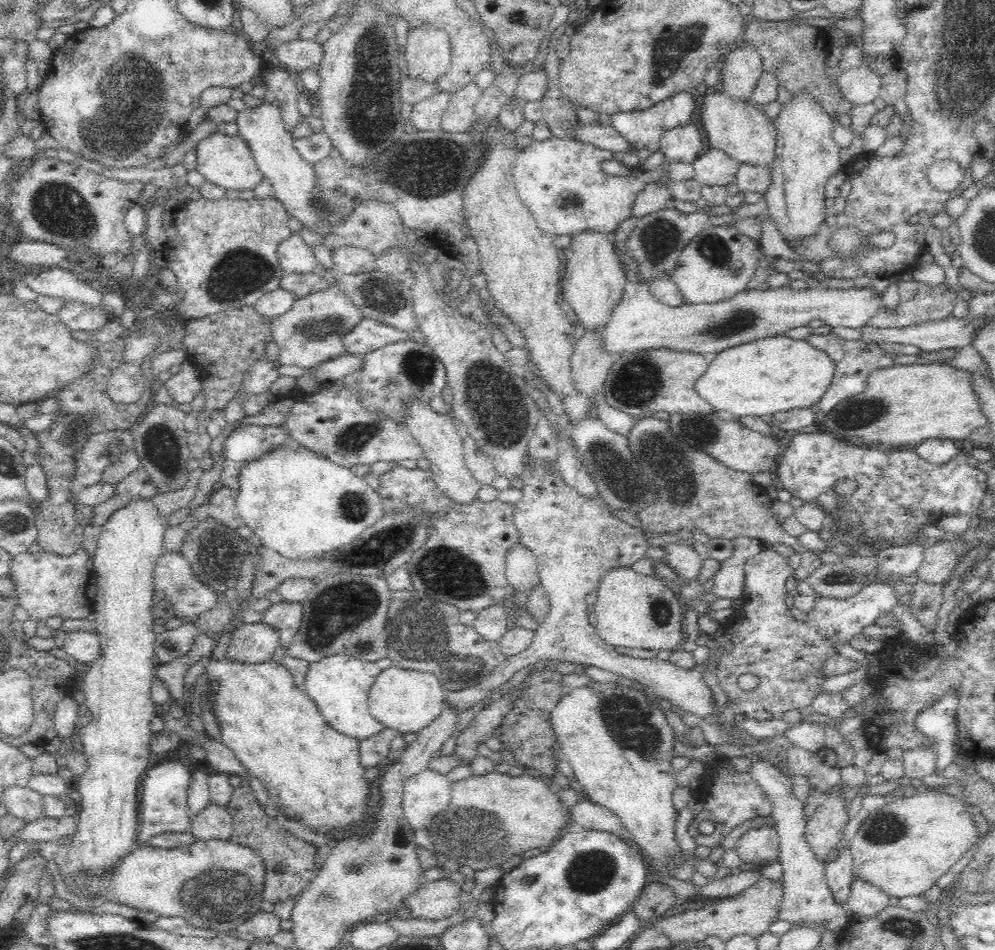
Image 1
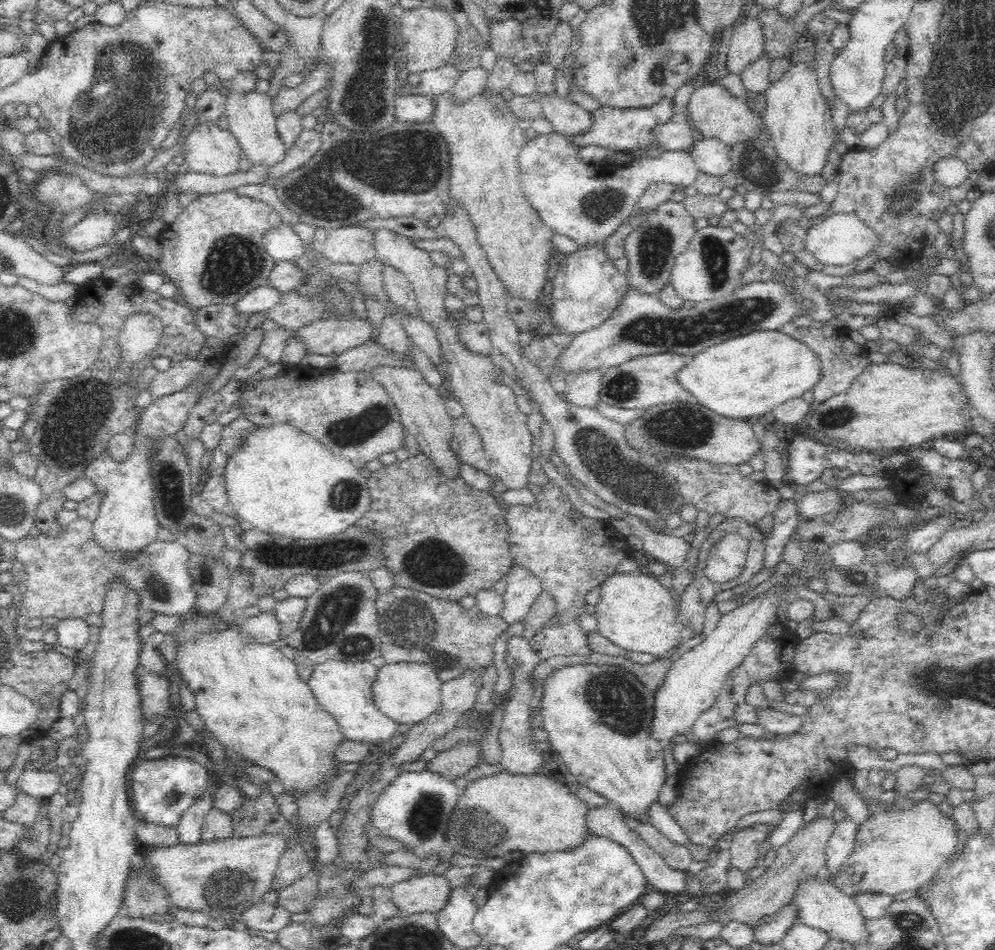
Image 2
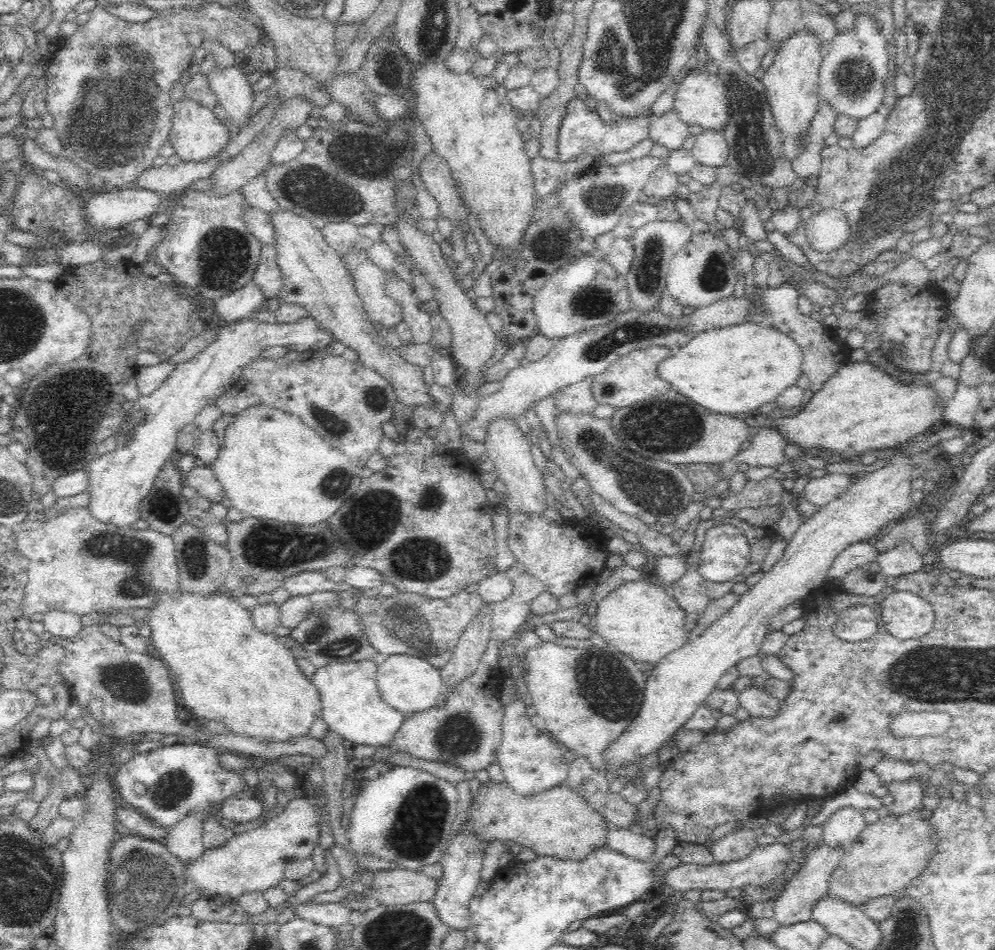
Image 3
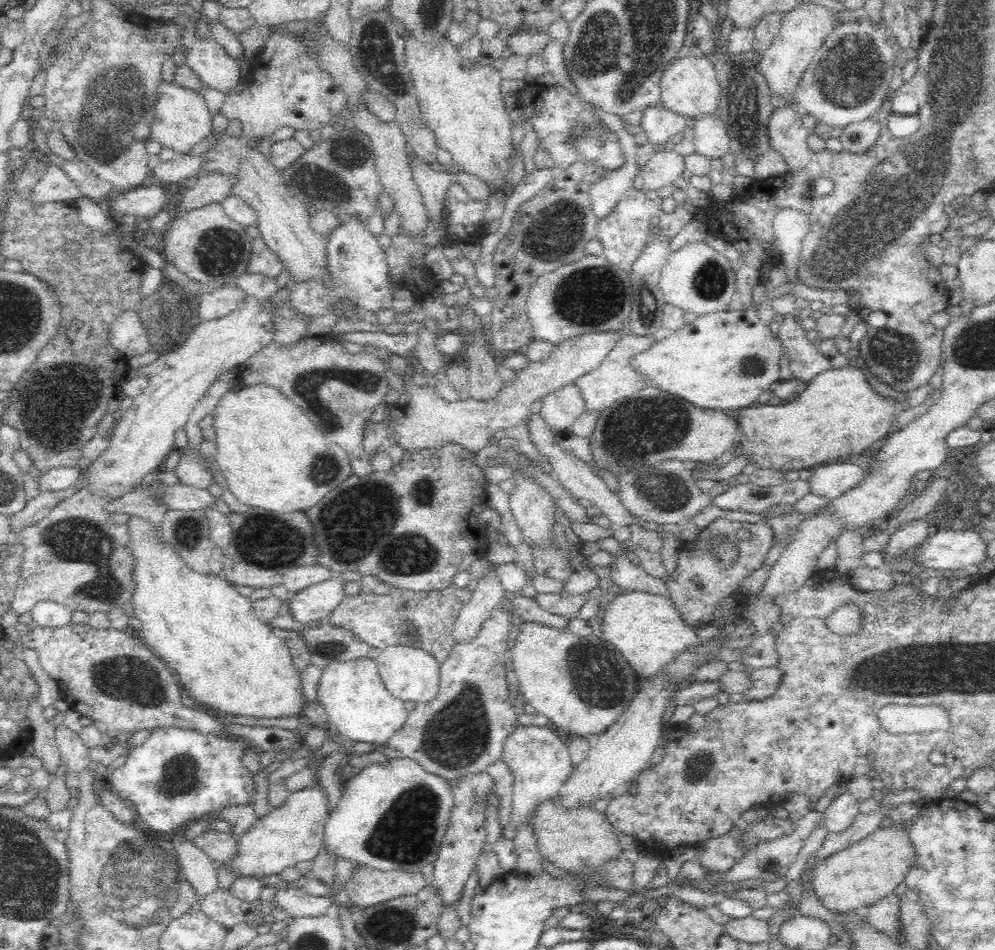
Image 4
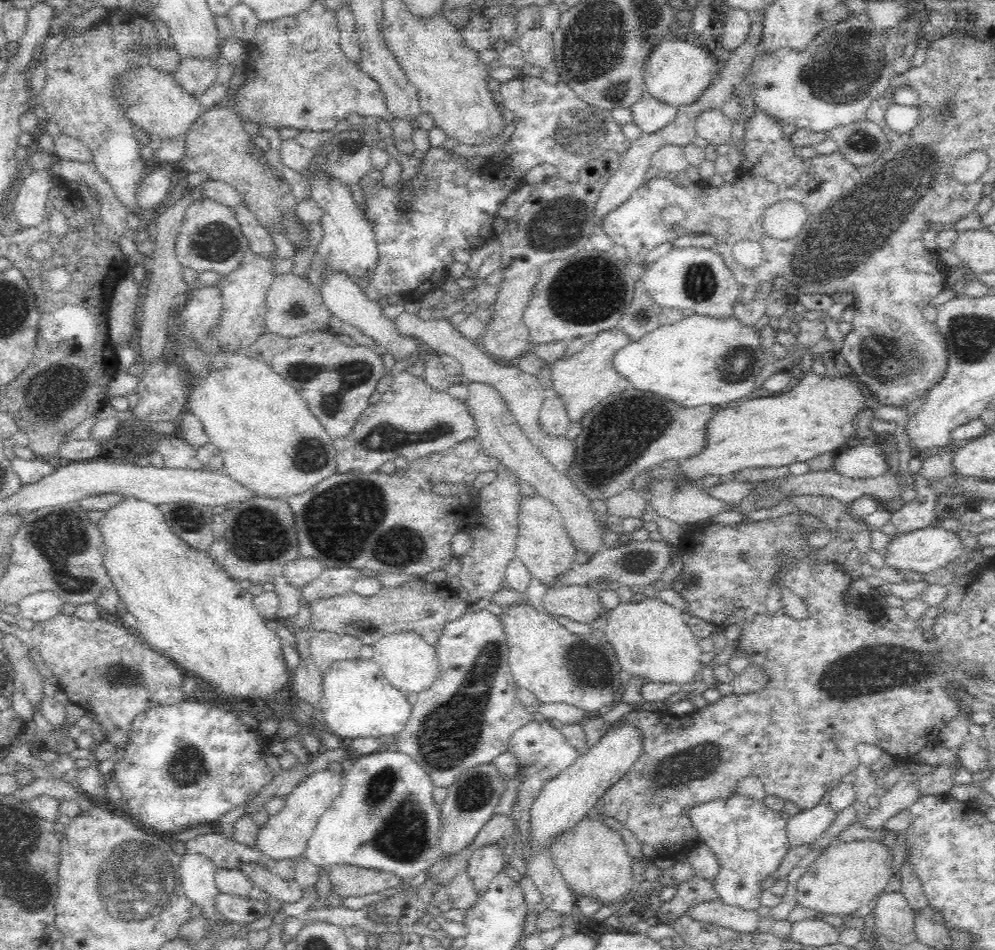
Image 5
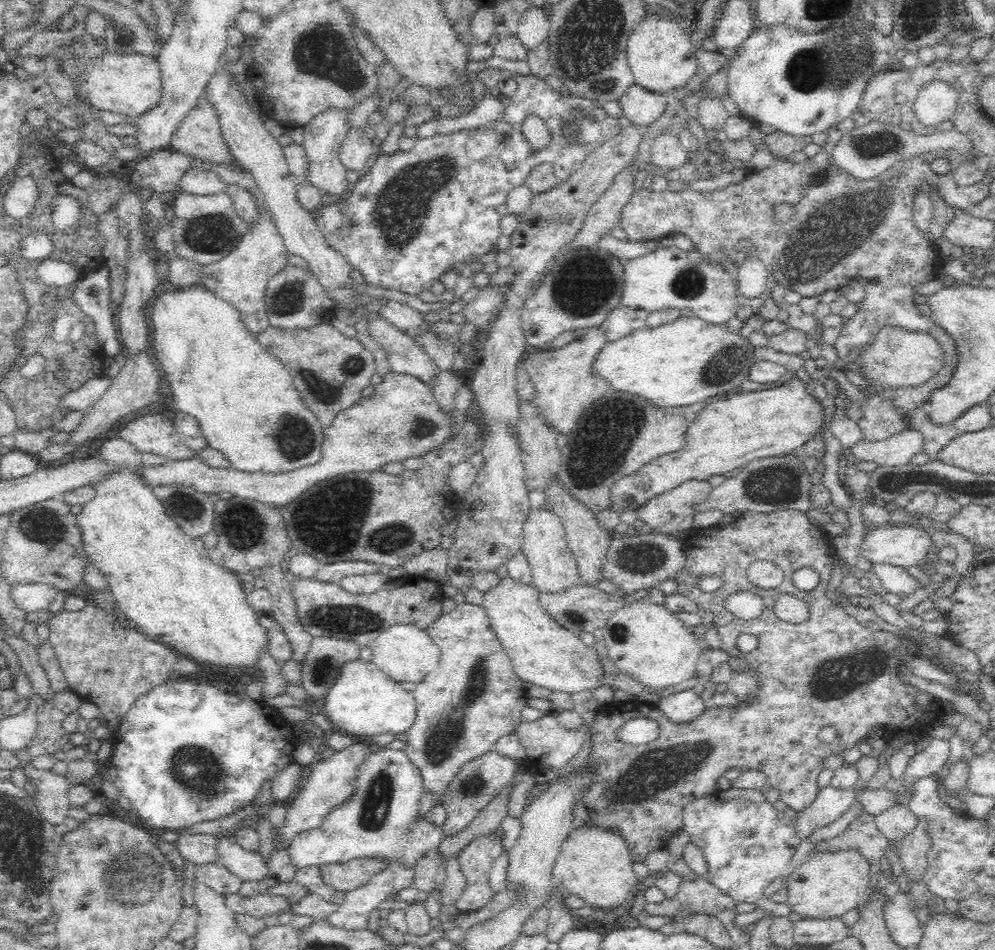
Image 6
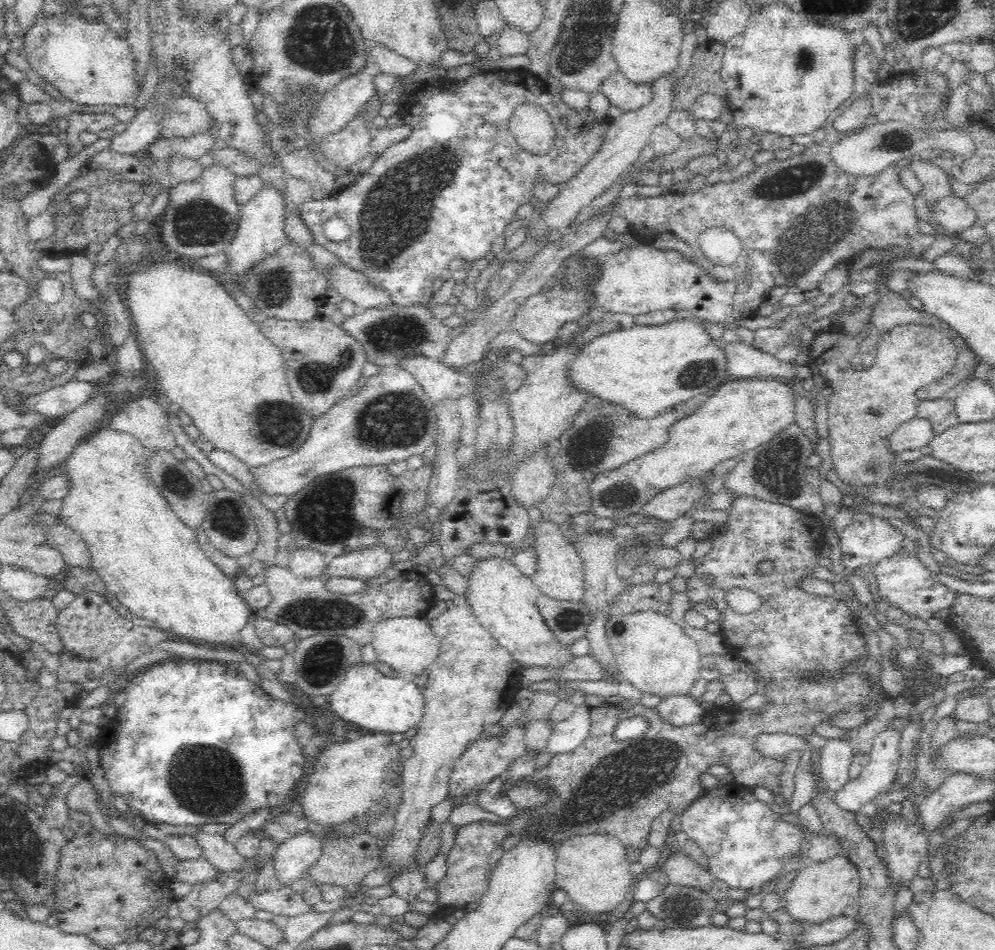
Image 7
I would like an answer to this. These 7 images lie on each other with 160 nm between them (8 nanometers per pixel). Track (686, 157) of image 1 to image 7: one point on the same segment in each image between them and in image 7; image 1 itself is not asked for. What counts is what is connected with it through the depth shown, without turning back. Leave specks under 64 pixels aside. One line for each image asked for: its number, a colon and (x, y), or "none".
2: (676, 133)
3: (669, 130)
4: (660, 125)
5: (650, 114)
6: (643, 107)
7: (628, 96)

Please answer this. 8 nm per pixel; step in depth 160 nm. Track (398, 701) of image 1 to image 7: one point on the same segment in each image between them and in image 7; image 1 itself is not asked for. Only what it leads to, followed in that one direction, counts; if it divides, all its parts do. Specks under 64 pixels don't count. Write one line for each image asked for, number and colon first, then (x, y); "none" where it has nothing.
2: (408, 692)
3: (409, 684)
4: (411, 674)
5: (408, 662)
6: (403, 652)
7: (407, 644)

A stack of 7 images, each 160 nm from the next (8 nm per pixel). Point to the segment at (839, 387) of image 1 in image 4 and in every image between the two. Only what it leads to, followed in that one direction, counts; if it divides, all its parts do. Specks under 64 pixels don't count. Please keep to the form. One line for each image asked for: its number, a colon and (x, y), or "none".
2: (841, 359)
3: (822, 352)
4: (806, 361)

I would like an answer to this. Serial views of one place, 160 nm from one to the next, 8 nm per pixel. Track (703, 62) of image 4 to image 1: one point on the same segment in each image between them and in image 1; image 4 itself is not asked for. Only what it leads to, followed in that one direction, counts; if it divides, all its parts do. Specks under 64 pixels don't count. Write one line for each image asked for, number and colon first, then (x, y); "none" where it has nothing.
1: (746, 133)
2: (713, 111)
3: (700, 99)

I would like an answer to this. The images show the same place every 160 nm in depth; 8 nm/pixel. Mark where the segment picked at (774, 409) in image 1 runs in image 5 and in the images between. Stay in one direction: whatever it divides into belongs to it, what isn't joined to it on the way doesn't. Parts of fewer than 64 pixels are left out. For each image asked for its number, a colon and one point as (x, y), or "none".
2: (746, 376)
3: (731, 369)
4: (722, 360)
5: (700, 360)

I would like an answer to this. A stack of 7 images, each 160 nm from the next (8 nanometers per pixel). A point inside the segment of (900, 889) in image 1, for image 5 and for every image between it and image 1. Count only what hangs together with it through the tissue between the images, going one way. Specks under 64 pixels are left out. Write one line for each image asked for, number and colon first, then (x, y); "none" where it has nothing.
2: (895, 851)
3: (890, 852)
4: (855, 878)
5: (846, 876)

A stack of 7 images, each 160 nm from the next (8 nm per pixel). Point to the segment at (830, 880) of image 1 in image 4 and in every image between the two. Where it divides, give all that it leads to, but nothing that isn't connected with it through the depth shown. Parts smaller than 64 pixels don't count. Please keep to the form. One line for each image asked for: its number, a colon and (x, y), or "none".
2: (840, 844)
3: (841, 829)
4: (843, 809)

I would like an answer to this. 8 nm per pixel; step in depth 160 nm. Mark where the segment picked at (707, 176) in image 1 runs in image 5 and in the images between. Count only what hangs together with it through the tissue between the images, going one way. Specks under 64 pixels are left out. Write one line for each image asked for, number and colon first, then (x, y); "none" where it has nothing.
2: (711, 156)
3: (710, 148)
4: (711, 140)
5: (712, 125)

